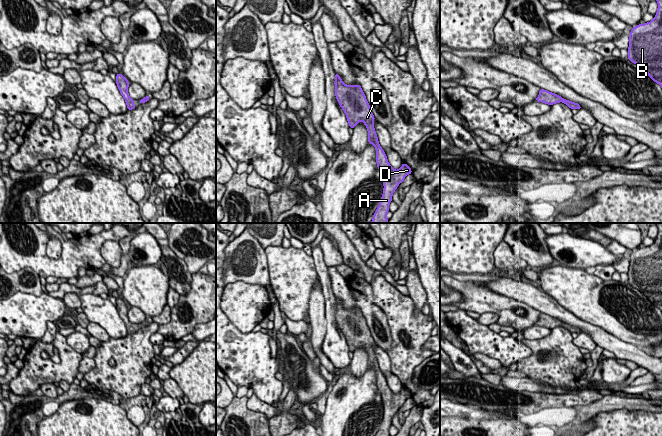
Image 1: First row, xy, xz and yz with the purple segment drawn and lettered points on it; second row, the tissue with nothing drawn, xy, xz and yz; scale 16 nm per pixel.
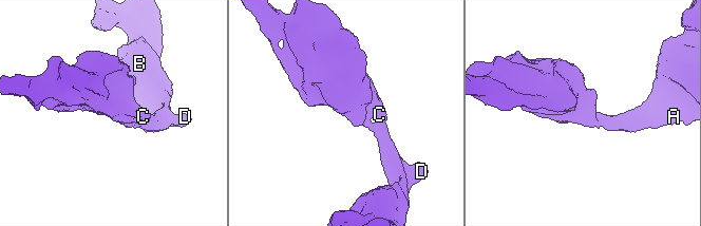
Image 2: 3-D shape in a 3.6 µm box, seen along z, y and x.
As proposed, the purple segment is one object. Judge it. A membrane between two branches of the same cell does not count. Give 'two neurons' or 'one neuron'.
one neuron

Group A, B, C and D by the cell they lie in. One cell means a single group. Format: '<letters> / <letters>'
A B C D

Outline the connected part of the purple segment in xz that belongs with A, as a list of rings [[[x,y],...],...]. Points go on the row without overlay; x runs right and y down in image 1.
[[[335,298],[335,320],[346,338],[349,351],[354,352],[361,344],[368,354],[368,366],[376,373],[377,391],[383,402],[383,419],[375,436],[389,436],[392,419],[408,398],[412,398],[410,390],[403,387],[399,394],[394,394],[387,384],[373,350],[375,344],[366,320],[359,308],[348,310],[343,307],[339,298]]]

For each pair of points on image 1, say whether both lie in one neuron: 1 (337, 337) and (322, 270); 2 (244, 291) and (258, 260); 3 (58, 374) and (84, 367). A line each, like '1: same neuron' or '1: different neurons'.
1: same neuron
2: different neurons
3: different neurons

